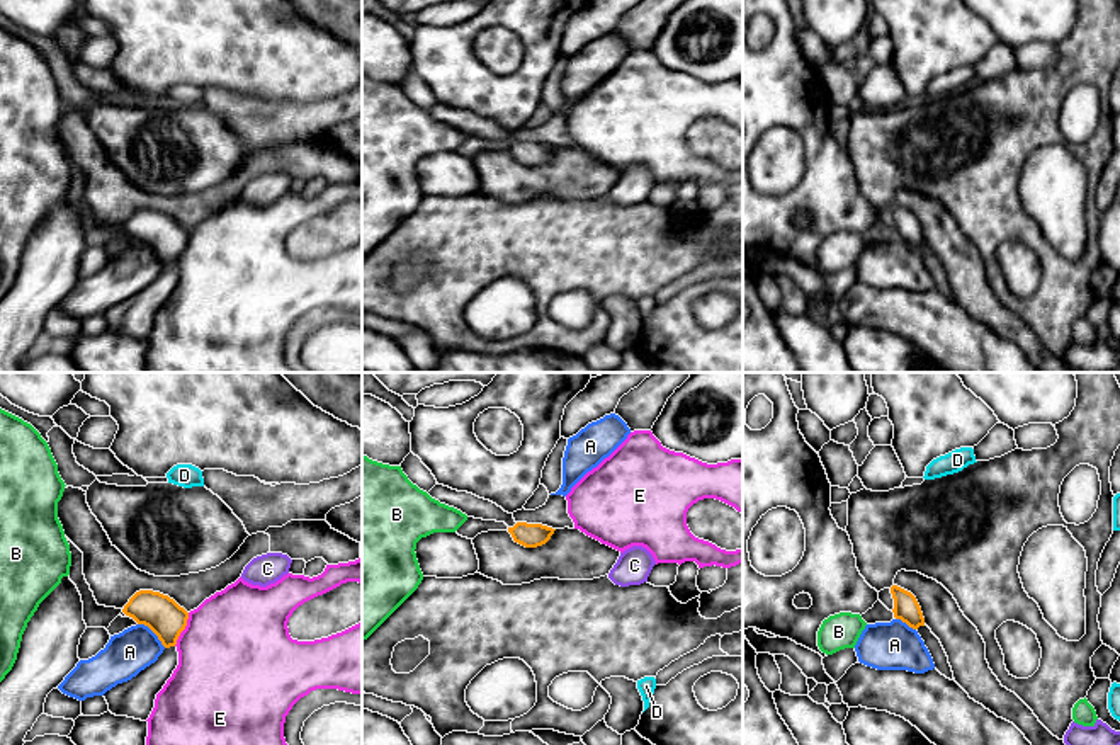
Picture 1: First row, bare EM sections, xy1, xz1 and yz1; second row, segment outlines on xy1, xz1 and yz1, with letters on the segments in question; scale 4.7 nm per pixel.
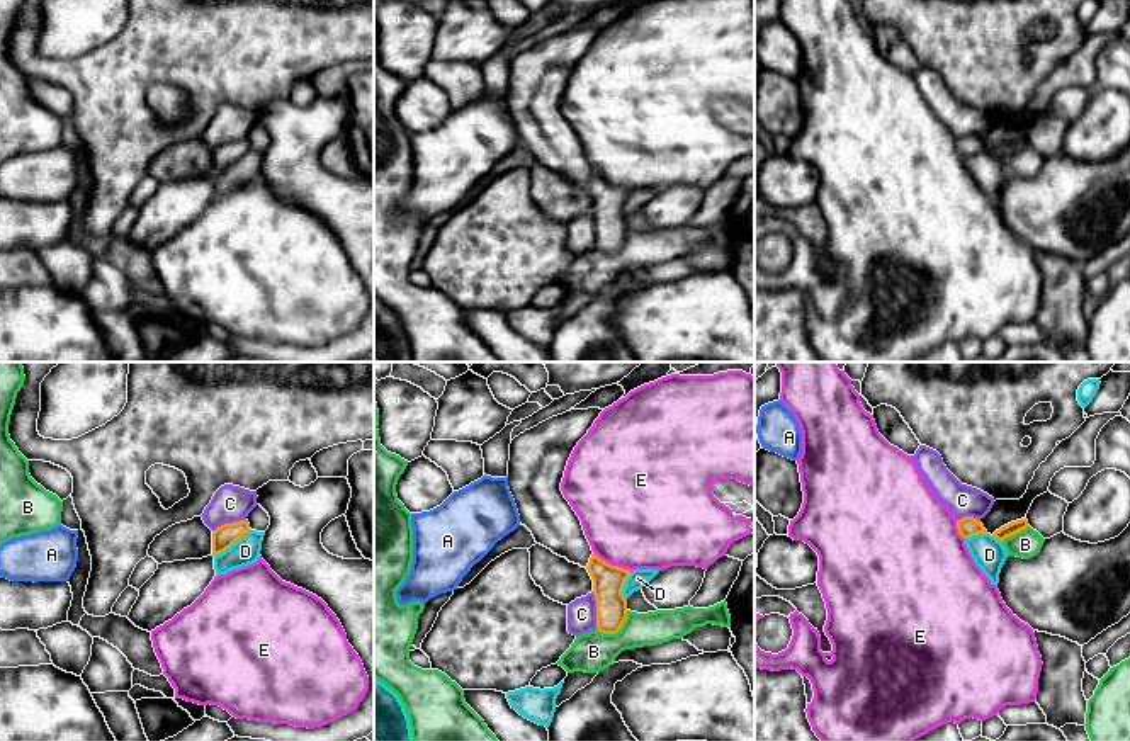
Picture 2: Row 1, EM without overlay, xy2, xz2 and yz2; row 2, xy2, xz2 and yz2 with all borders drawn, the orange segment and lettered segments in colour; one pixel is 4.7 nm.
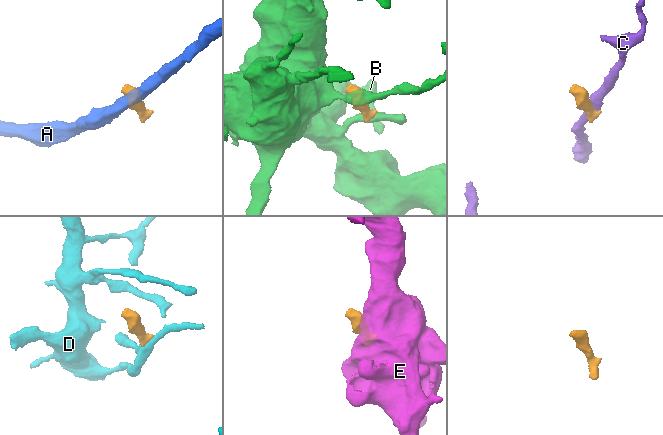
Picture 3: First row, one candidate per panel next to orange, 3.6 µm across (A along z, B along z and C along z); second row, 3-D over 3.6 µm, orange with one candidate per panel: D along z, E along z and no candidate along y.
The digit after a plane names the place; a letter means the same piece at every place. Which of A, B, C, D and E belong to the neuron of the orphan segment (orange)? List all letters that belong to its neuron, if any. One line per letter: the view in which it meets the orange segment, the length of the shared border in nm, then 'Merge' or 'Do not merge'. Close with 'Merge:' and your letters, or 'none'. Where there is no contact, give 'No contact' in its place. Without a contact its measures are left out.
A: Touches orange in xy1. Shared border 180 nm. Do not merge
B: Touches orange in xz2. Shared border 180 nm. Do not merge
C: Touches orange in xz2. Shared border 180 nm. Do not merge
D: Touches orange in xy2. Shared border 220 nm. Do not merge
E: Touches orange in xz2. Shared border 200 nm. Do not merge
Merge: none

